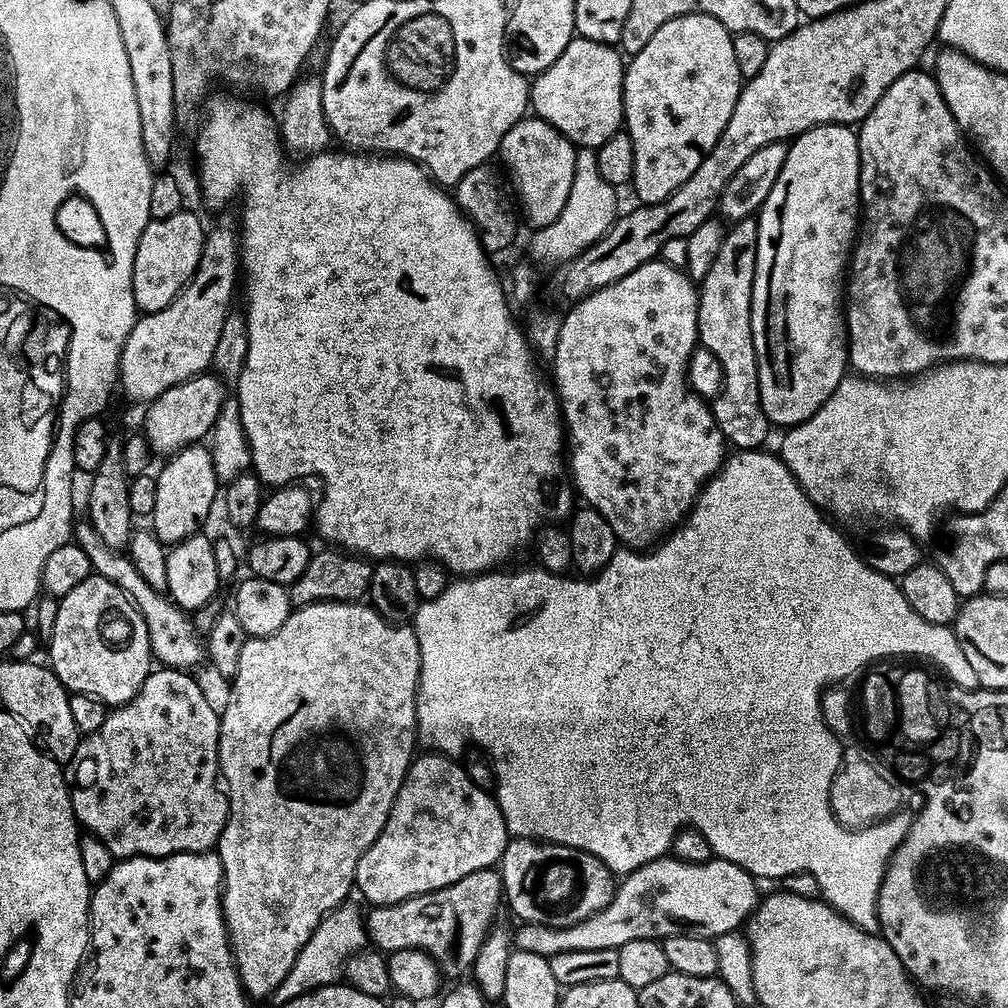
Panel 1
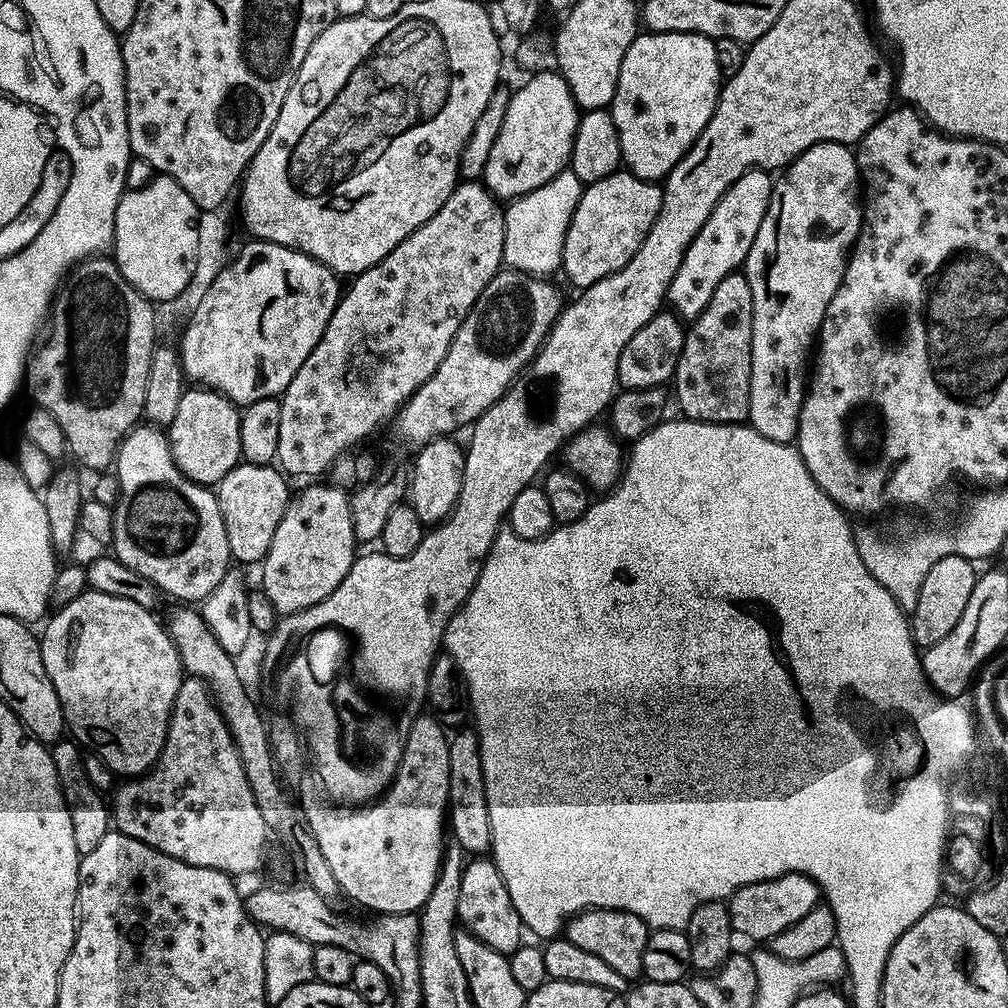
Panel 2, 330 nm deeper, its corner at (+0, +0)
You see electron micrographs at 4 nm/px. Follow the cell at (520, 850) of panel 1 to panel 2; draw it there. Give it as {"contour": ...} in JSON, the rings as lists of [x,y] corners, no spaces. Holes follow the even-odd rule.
{"contour":[[[586,908],[579,916],[573,916],[566,925],[567,940],[574,942],[574,946],[581,950],[602,958],[606,966],[618,970],[618,974],[622,974],[622,978],[629,982],[635,981],[643,973],[649,935],[650,929],[642,922],[642,918],[613,908]]]}

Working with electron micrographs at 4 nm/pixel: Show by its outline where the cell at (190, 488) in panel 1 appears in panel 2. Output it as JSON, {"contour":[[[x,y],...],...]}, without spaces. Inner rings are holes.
{"contour":[[[192,386],[185,390],[182,394],[182,402],[178,402],[178,411],[174,413],[174,422],[166,428],[168,445],[172,451],[176,469],[195,484],[205,486],[215,486],[222,478],[226,478],[226,474],[230,474],[230,470],[234,470],[242,460],[240,454],[242,438],[238,438],[240,413],[241,409],[231,404],[220,392],[214,392],[203,386]]]}

